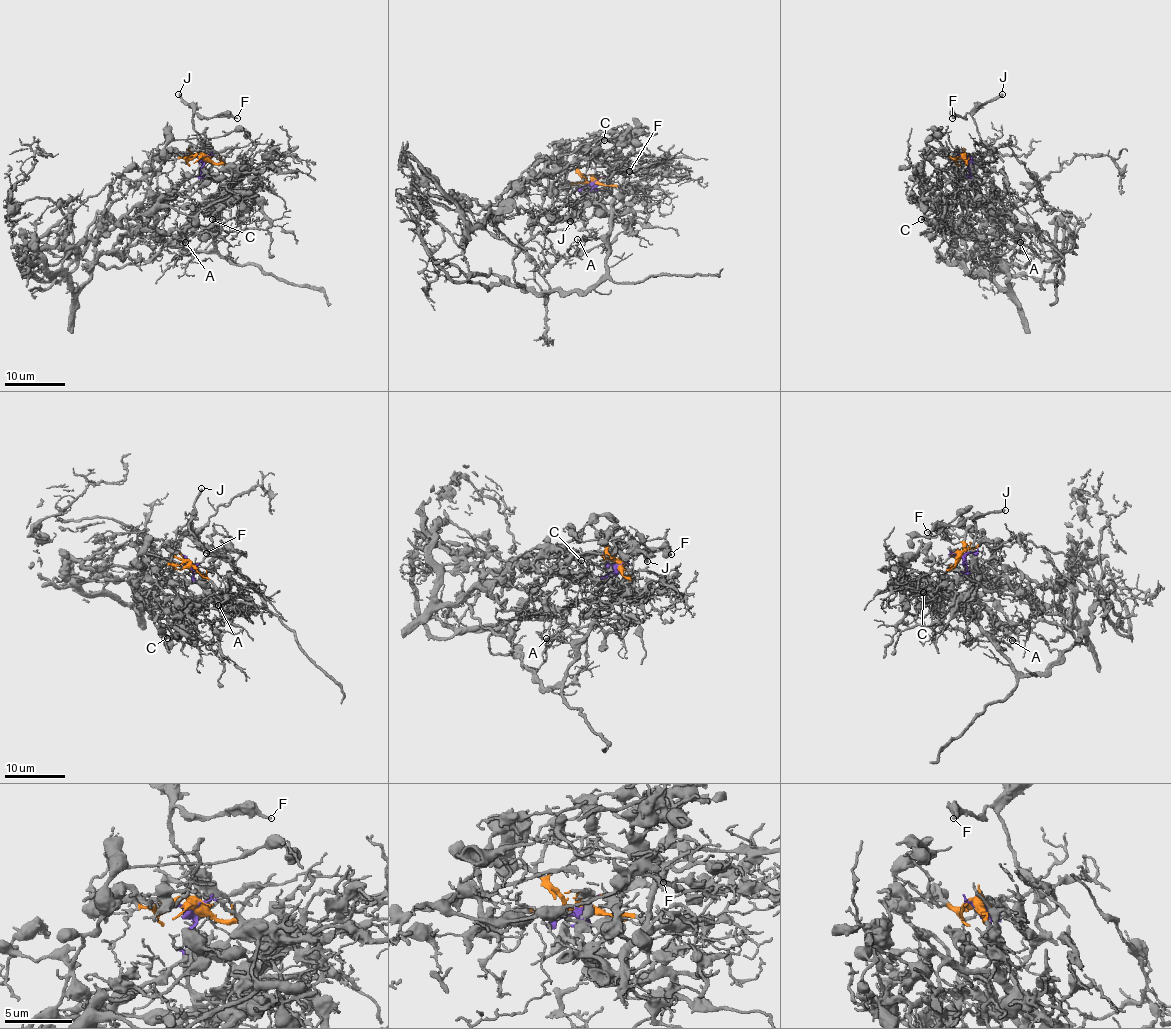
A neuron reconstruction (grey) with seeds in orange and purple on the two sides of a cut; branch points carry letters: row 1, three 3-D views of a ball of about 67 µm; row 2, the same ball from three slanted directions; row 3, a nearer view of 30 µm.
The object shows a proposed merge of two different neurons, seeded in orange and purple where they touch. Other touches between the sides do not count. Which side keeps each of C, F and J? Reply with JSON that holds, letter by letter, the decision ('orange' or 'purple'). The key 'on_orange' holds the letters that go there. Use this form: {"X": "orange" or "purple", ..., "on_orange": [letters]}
{"C": "purple", "F": "purple", "J": "purple", "on_orange": []}

